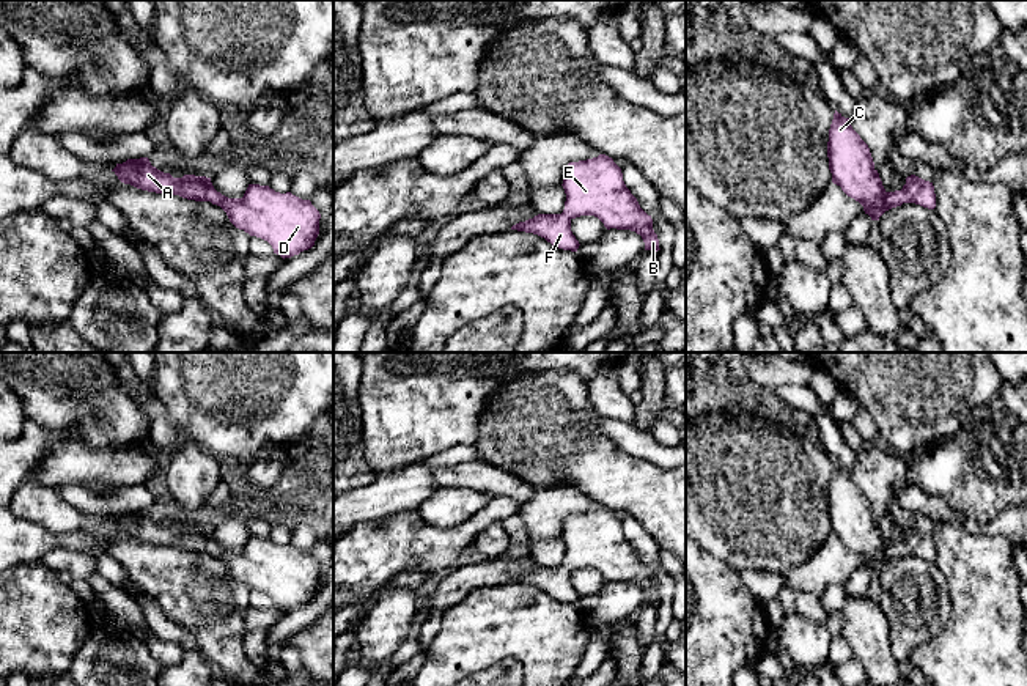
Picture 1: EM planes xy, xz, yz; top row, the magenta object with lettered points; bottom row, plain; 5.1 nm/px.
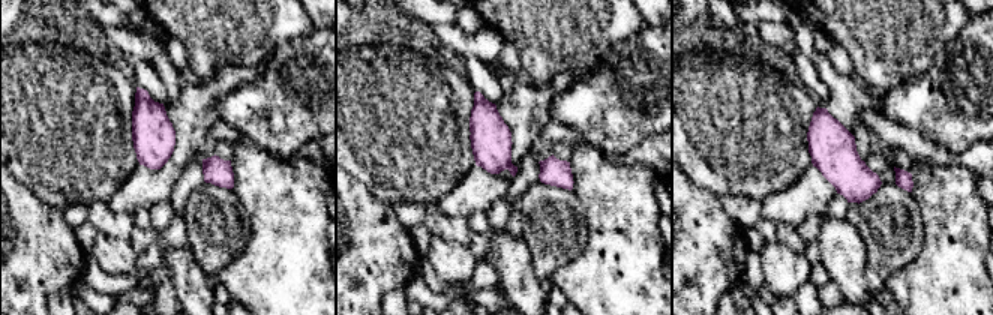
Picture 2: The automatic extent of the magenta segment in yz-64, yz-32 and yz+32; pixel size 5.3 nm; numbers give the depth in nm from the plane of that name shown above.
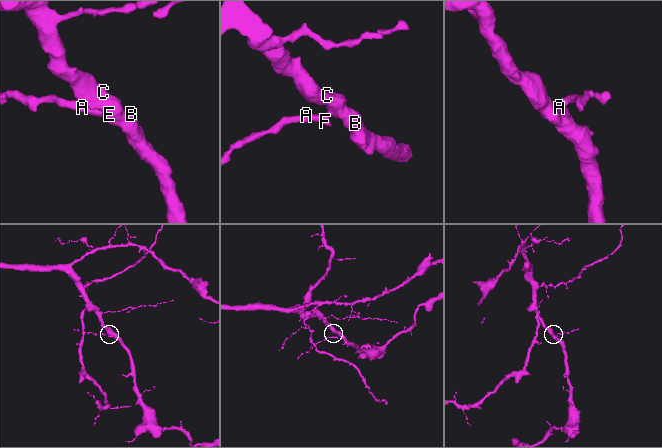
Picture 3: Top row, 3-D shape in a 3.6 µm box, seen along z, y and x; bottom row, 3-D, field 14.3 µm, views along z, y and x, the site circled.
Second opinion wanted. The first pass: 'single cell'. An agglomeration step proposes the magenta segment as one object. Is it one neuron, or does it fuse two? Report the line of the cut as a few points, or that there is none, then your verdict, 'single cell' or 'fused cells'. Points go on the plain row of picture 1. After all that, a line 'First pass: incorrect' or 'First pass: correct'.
no cut; single cell
First pass: correct

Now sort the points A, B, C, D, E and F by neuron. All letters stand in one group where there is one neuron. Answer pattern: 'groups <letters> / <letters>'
groups A B C D E F

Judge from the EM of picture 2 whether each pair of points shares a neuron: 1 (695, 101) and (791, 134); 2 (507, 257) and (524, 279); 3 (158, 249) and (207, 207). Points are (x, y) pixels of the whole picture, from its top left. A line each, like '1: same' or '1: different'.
1: same
2: same
3: different

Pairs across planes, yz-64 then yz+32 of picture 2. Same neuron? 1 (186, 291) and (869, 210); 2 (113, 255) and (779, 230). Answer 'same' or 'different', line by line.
1: different
2: different

